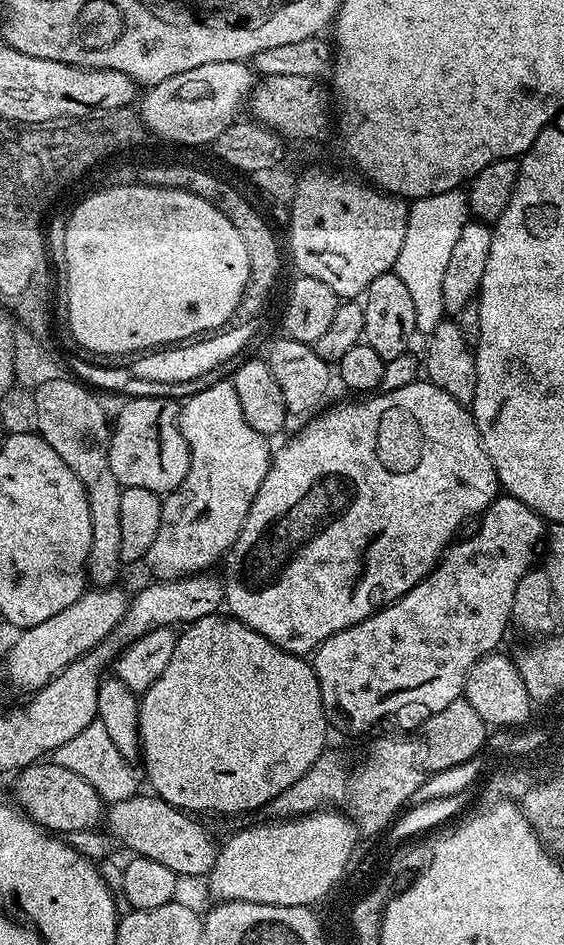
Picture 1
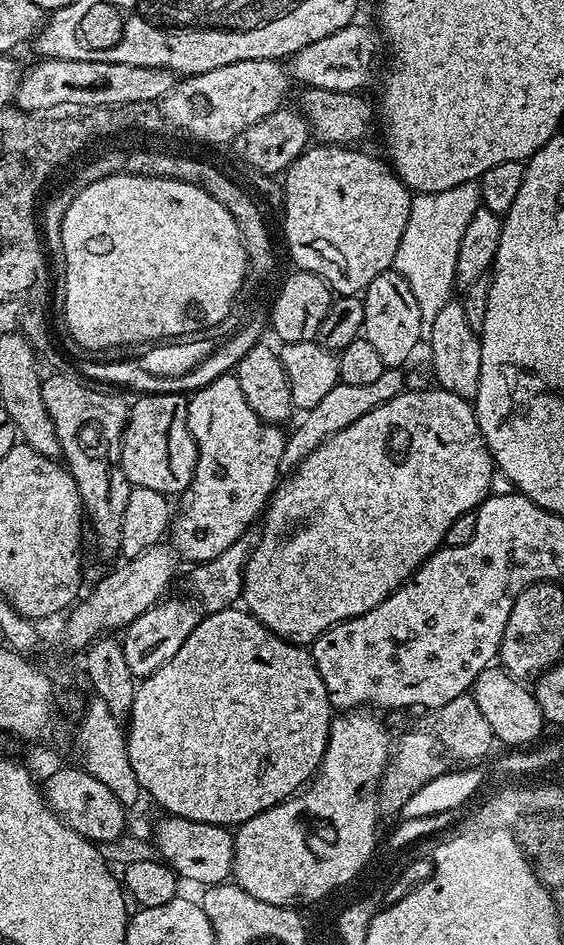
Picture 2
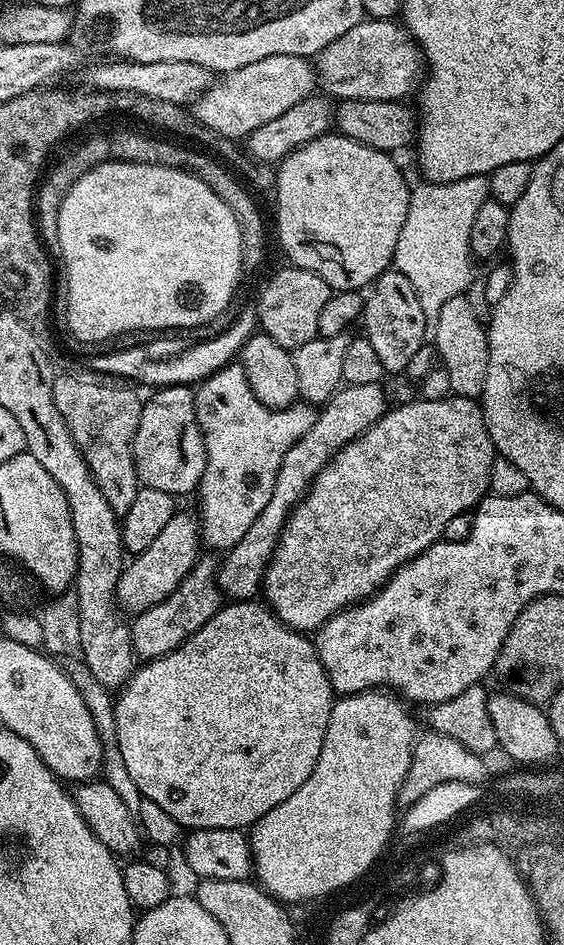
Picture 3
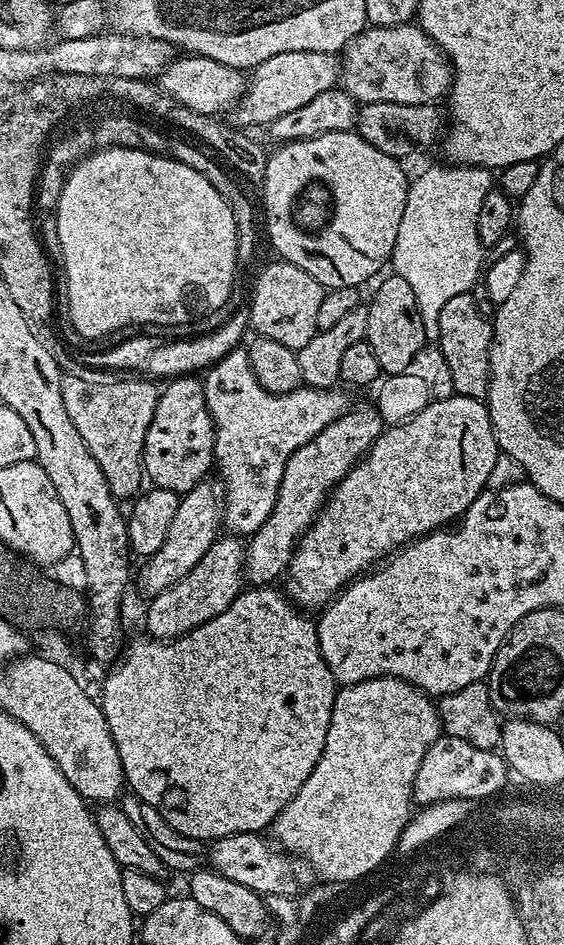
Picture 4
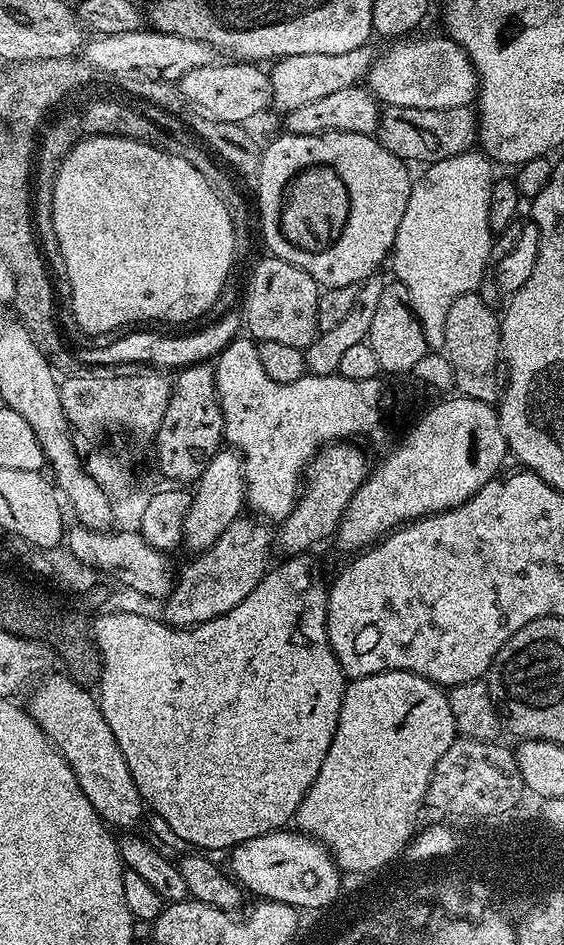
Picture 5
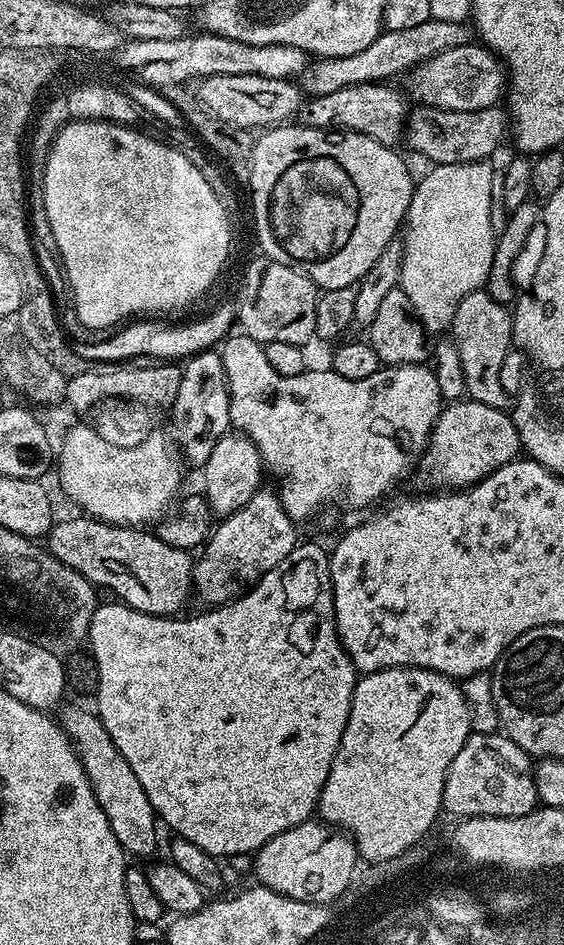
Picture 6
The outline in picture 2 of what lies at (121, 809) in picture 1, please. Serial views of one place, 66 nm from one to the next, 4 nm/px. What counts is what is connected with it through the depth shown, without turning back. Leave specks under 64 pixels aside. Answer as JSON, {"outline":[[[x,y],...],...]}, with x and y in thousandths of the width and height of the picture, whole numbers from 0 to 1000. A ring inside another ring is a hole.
{"outline":[[[293,862],[277,872],[273,892],[282,909],[312,922],[321,932],[342,931],[353,938],[399,934],[417,914],[417,884],[395,872],[344,870],[337,866]]]}

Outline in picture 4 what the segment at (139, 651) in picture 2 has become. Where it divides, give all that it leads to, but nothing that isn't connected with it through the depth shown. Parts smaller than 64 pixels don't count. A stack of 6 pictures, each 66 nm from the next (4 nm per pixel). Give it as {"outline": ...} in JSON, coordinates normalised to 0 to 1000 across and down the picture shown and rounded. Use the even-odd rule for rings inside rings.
{"outline":[[[397,565],[385,569],[372,582],[358,586],[358,595],[351,595],[351,599],[344,599],[330,612],[268,632],[270,640],[255,652],[261,672],[310,677],[316,673],[328,673],[337,666],[358,662],[372,658],[372,654],[394,650],[394,646],[401,646],[401,641],[408,641],[408,637],[415,637],[415,633],[429,625],[434,583],[434,572],[424,566]]]}

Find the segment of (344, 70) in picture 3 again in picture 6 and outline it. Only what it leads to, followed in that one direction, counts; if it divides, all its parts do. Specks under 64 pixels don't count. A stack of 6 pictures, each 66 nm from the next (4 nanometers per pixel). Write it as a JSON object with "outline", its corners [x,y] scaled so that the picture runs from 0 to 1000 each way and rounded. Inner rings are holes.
{"outline":[[[851,44],[805,49],[805,53],[784,53],[780,57],[738,68],[722,77],[722,83],[722,101],[754,114],[814,119],[862,116],[881,113],[897,97],[897,73],[887,60]]]}

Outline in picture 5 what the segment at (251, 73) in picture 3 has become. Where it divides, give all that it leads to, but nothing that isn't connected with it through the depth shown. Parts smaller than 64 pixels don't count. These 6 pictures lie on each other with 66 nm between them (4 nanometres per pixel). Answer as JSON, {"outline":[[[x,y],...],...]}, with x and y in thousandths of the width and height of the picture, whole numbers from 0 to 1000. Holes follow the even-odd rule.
{"outline":[[[651,46],[635,49],[635,53],[613,53],[613,57],[521,57],[495,60],[479,72],[482,110],[512,120],[528,116],[528,112],[544,112],[562,104],[592,99],[598,95],[633,92],[667,65],[670,55],[660,50],[658,46]]]}

